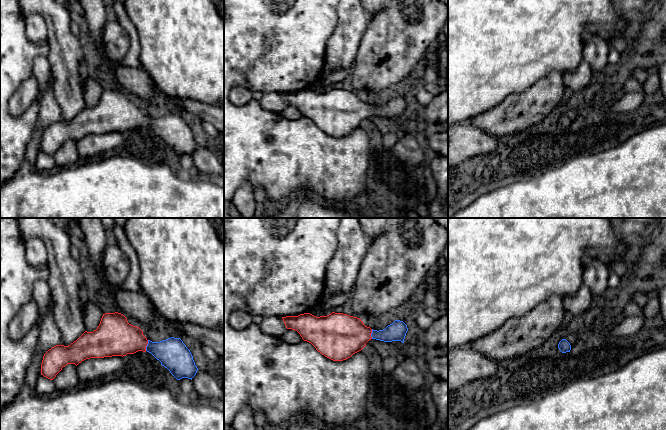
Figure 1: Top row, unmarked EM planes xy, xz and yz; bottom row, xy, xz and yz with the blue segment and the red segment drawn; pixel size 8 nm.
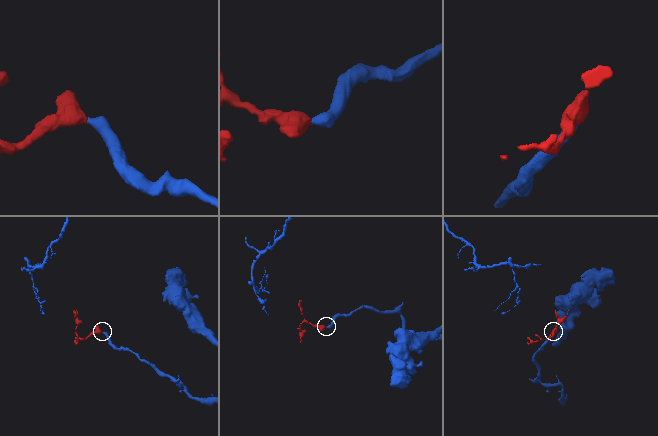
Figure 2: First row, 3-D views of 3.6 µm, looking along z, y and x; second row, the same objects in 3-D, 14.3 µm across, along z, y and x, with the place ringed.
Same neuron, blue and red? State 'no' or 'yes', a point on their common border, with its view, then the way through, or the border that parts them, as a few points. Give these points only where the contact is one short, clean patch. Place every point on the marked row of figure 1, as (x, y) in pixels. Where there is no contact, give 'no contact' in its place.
yes; contact xy (147, 345); way xy (173, 354), (147, 345), (117, 337)

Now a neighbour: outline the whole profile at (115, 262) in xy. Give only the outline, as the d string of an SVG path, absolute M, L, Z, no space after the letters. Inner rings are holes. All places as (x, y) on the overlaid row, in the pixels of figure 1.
M110 240L104 251L103 268L109 288L123 285L129 273L129 260L115 241Z

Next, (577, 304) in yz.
M583 282L575 295L564 297L564 308L574 317L580 318L589 308L593 299L589 287Z

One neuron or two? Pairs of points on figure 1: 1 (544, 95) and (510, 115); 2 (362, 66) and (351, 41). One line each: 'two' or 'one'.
1: one
2: two

